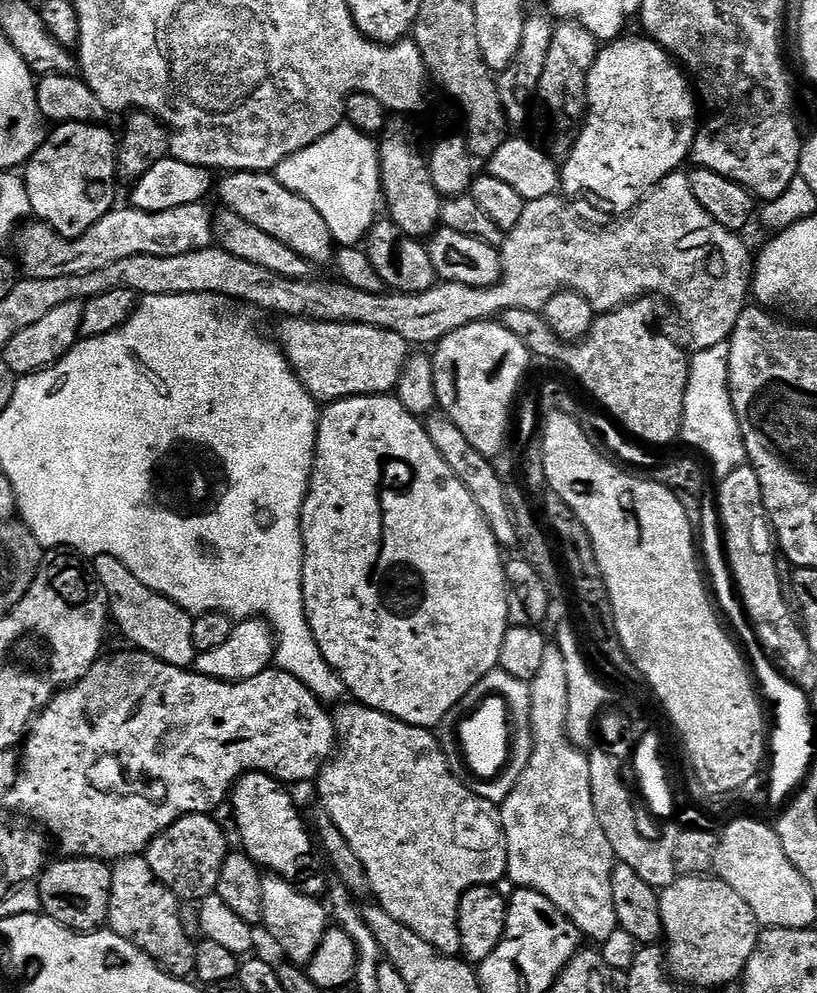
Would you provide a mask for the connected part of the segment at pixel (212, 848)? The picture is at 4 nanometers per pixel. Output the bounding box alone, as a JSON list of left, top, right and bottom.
[146,814,230,902]

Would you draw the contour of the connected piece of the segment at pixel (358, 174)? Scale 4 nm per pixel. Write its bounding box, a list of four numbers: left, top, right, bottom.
[274,123,382,245]

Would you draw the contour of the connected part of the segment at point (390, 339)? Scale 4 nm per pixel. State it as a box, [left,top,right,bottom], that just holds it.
[278,318,410,402]

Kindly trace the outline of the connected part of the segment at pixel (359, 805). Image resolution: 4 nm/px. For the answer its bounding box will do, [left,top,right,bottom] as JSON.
[314,702,508,957]

